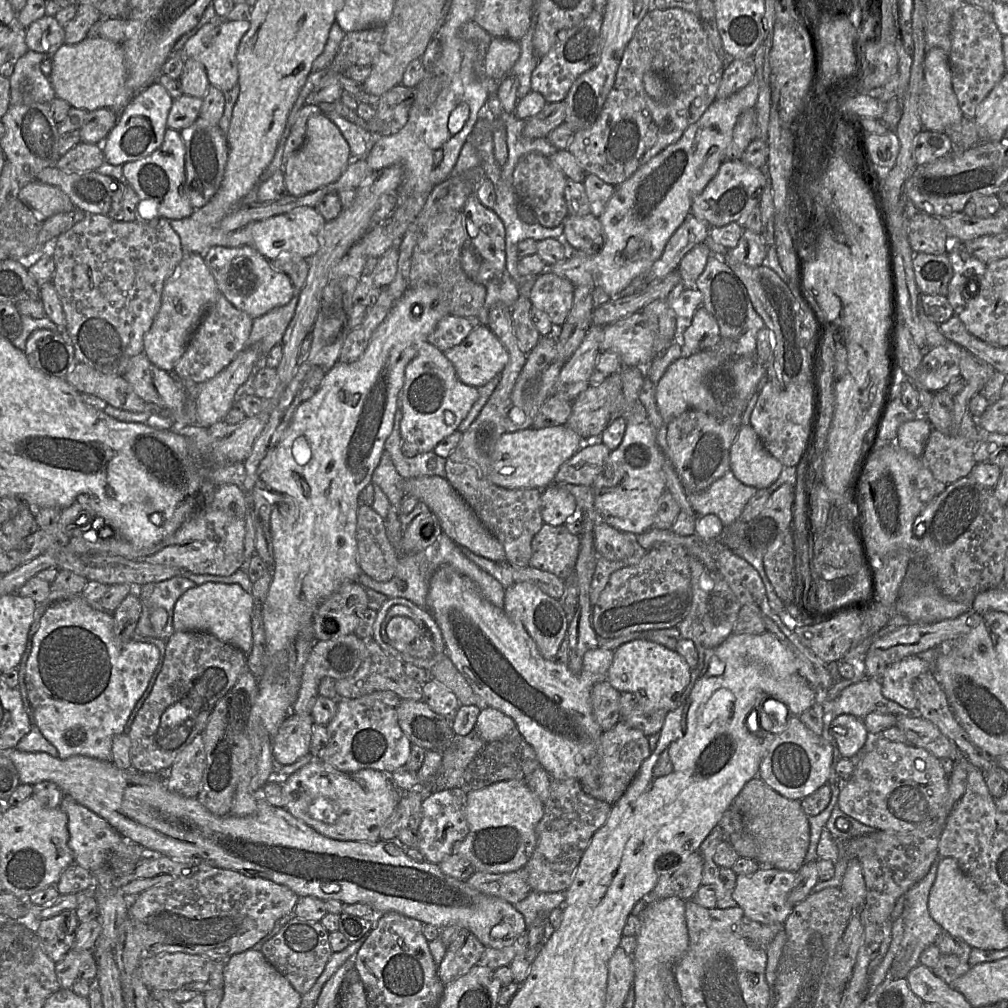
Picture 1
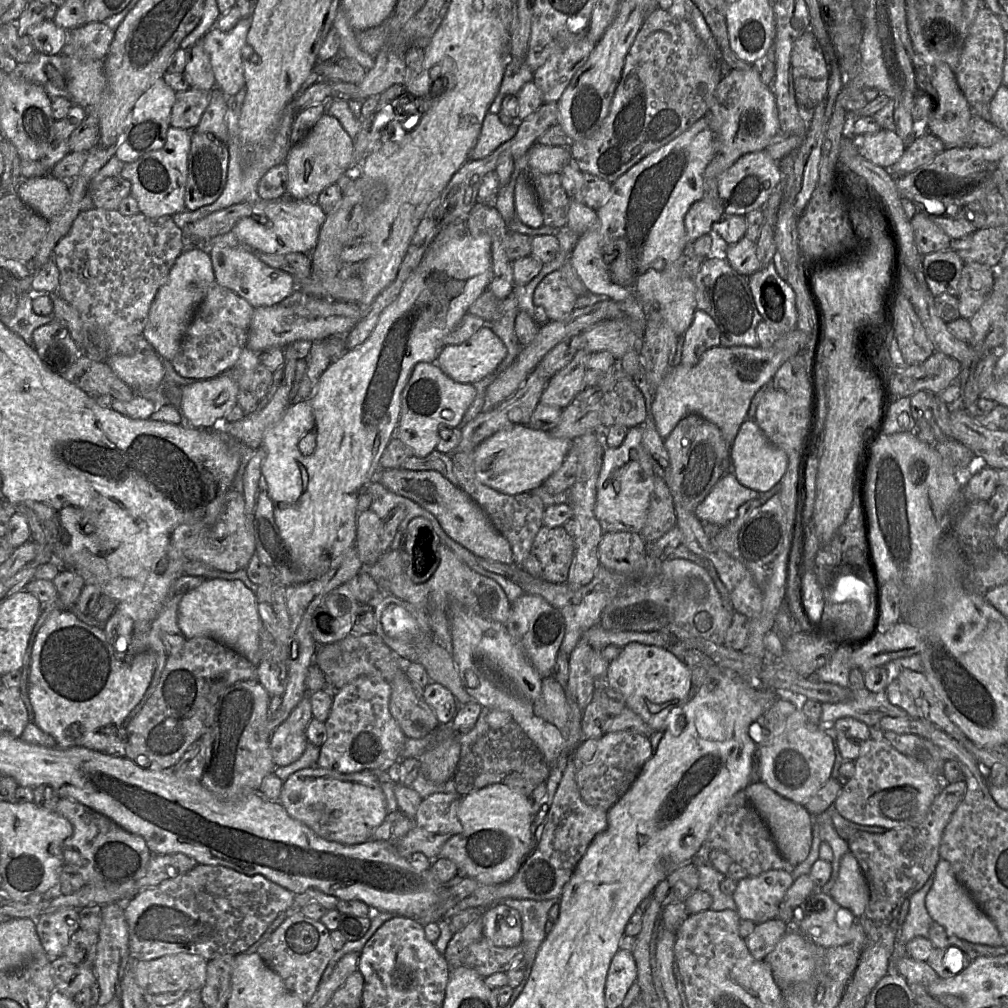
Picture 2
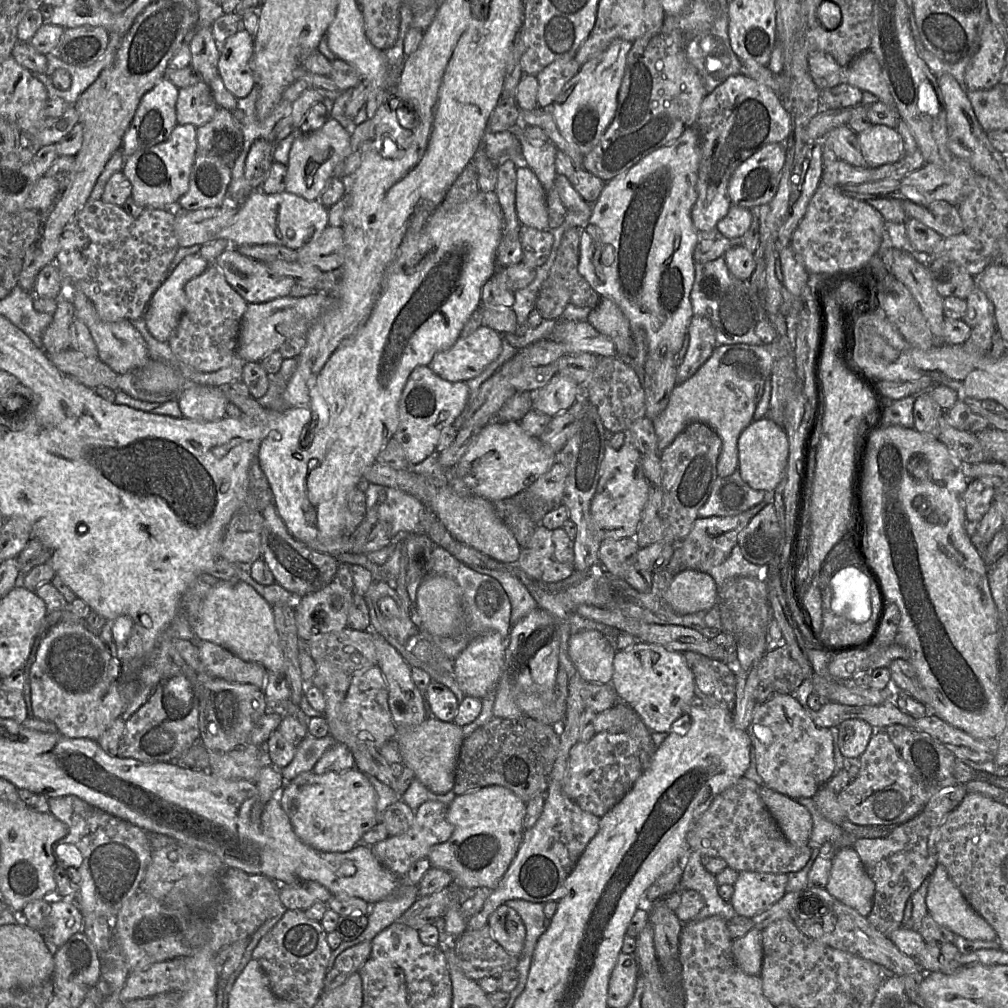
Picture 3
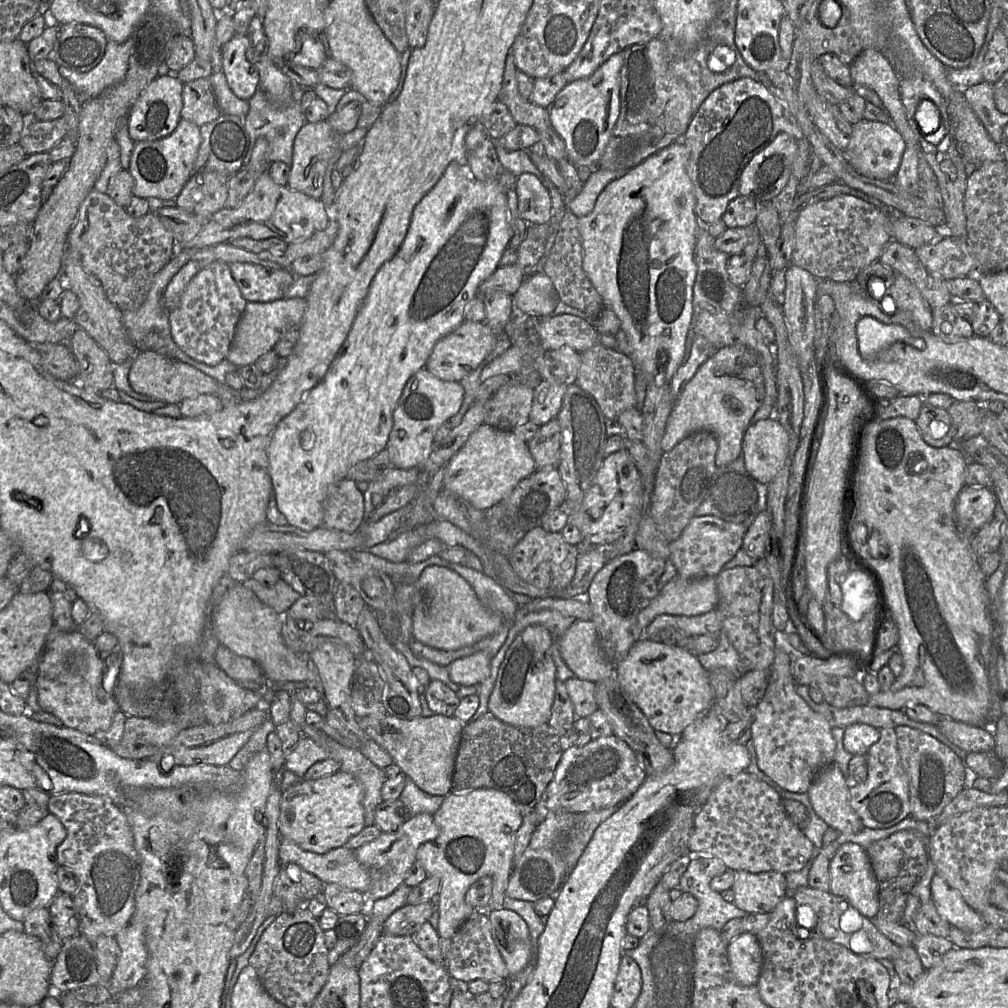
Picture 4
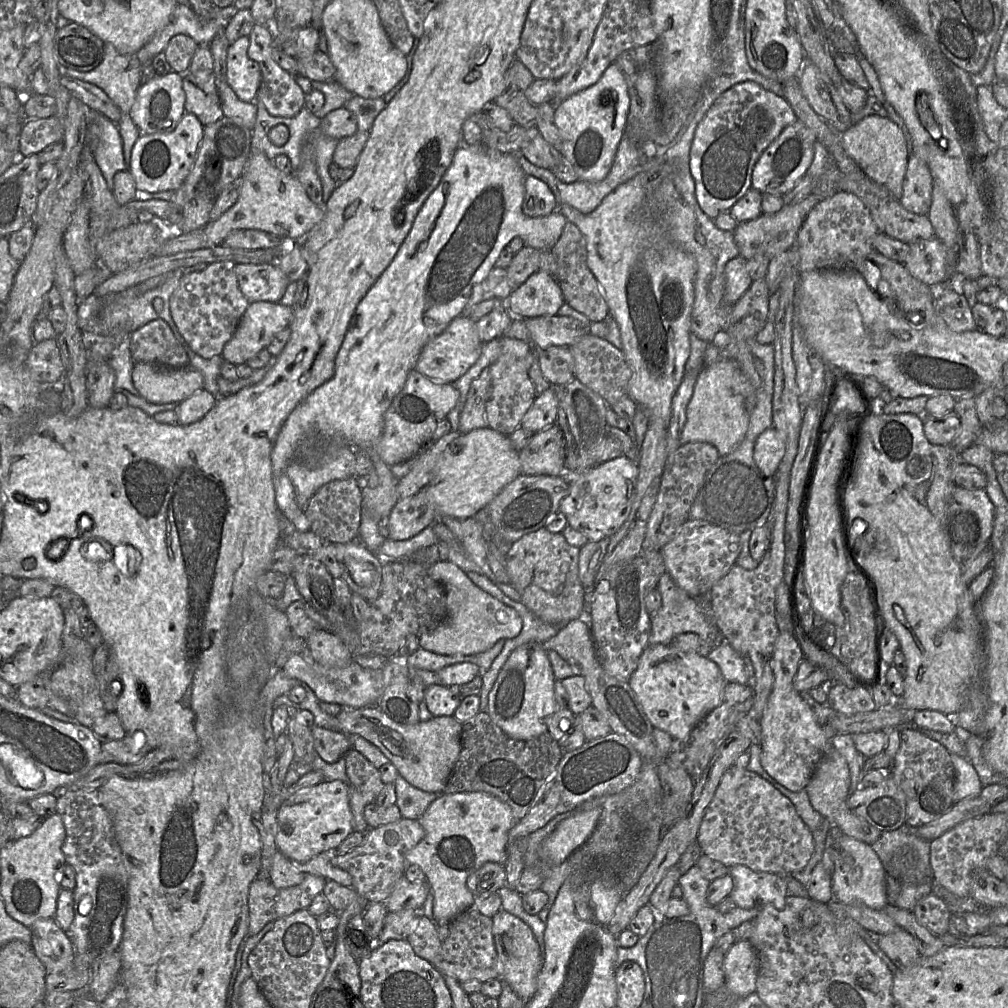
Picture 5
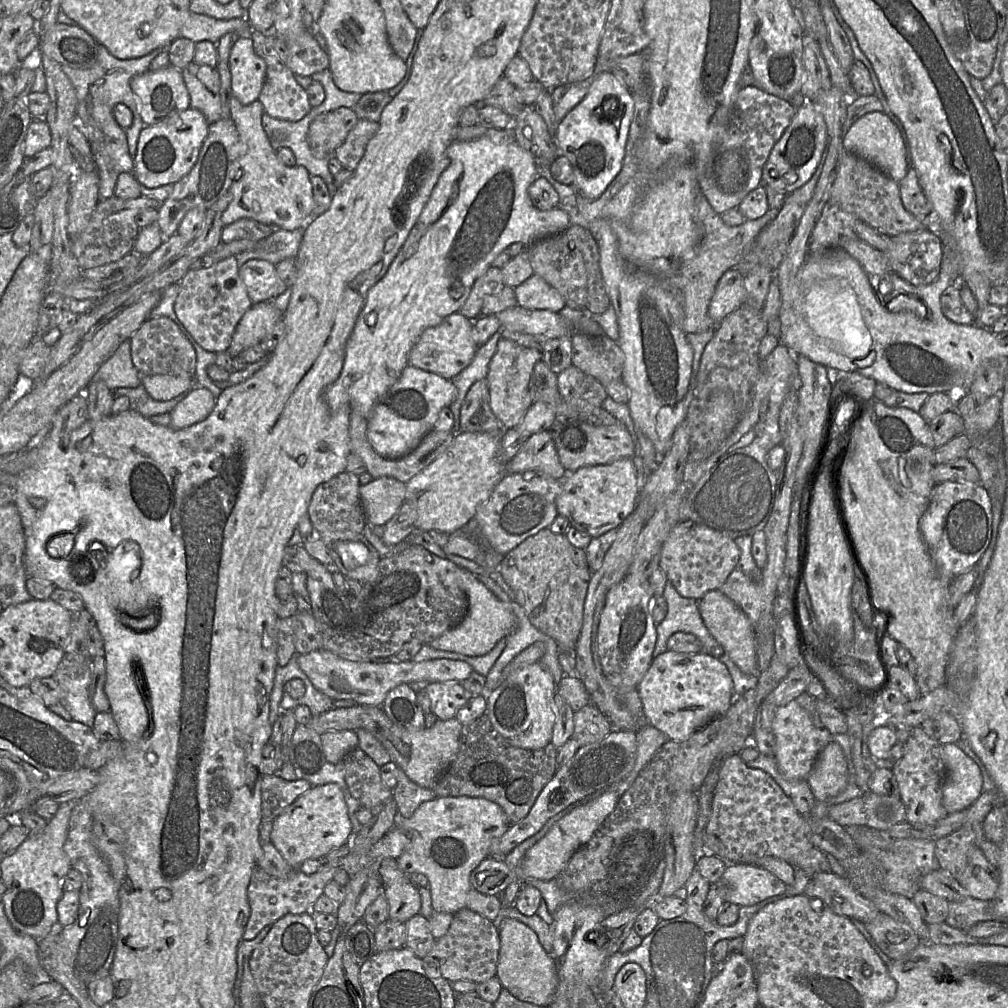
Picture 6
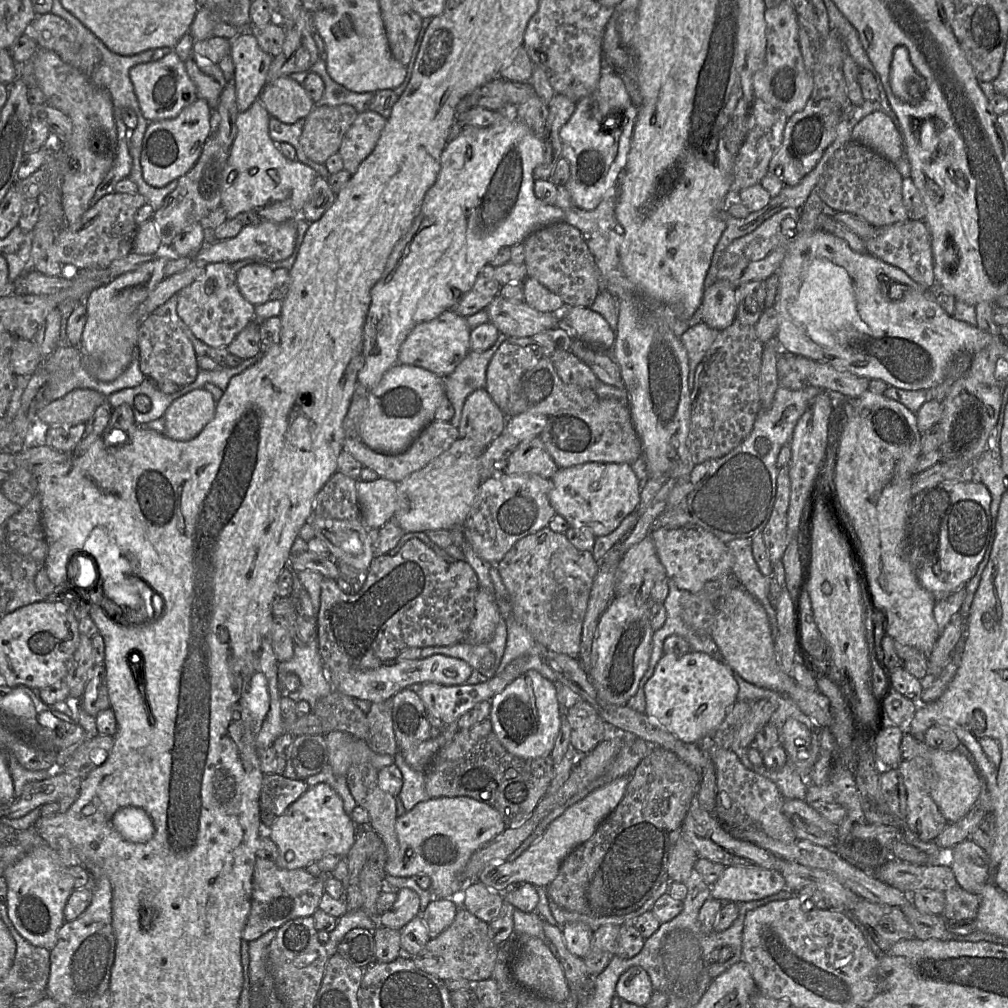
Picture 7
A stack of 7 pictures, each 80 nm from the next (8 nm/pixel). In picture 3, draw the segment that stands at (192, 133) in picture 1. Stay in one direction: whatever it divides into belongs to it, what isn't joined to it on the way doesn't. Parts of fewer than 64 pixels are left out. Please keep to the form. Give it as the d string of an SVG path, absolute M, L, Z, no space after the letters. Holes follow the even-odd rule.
M197 149L188 190L177 202L184 210L220 207L230 180L230 167L216 156L201 155Z

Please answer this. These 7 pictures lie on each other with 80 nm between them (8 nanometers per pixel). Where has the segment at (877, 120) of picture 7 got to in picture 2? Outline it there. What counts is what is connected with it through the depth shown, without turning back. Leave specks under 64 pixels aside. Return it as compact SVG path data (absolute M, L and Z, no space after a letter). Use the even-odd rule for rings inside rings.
M881 129L879 132L858 136L863 156L876 165L891 168L906 151L906 143L896 131Z

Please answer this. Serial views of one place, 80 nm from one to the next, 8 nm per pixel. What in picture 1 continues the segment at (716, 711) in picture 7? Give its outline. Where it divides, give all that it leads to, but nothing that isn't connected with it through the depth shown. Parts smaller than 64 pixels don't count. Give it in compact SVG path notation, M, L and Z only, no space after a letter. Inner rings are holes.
M643 639L624 643L614 651L606 678L617 691L633 693L638 705L645 710L663 709L667 712L677 709L683 703L681 697L690 679L691 668L677 651Z

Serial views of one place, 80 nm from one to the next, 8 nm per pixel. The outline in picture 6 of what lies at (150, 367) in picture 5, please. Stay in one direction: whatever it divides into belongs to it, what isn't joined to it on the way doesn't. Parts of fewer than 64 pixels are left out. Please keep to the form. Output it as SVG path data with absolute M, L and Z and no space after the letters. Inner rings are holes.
M142 375L141 385L143 385L147 393L157 401L171 400L184 392L189 392L196 387L195 375L191 377L181 377L174 375Z

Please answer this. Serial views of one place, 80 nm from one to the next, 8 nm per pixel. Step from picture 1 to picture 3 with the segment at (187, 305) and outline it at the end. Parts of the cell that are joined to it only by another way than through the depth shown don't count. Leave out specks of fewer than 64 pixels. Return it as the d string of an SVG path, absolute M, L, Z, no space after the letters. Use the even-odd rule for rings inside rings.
M200 254L186 256L153 293L144 312L150 334L168 342L178 326L186 306L186 283L201 275L211 264Z

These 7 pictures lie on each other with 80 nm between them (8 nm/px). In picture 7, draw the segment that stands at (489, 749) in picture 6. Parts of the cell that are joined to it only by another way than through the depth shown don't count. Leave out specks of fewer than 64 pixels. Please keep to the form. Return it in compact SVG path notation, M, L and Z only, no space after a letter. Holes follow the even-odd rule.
M489 718L472 727L458 730L452 740L433 757L425 771L425 789L431 798L470 797L496 809L507 828L525 822L546 794L554 771L552 756L524 759L509 753L496 736Z

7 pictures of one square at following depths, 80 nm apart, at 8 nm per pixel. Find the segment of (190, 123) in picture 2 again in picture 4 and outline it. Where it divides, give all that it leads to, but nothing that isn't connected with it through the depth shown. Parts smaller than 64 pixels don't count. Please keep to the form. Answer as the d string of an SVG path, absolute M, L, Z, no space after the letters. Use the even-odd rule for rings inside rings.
M209 77L184 83L182 99L181 119L199 127L214 121L221 114Z

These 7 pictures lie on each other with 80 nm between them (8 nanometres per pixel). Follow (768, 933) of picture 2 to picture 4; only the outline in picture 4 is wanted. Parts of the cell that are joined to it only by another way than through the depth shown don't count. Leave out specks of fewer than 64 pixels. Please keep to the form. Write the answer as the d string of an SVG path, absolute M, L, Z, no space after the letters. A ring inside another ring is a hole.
M744 932L727 949L731 969L743 986L756 985L762 969L762 950L753 933Z

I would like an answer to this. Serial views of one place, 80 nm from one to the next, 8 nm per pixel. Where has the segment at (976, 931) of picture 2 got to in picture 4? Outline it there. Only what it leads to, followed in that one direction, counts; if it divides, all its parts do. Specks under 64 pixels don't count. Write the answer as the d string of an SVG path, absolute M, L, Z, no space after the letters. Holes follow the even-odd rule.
M937 873L931 880L931 901L951 926L963 931L976 932L987 924L981 913L970 907L960 892L950 887Z

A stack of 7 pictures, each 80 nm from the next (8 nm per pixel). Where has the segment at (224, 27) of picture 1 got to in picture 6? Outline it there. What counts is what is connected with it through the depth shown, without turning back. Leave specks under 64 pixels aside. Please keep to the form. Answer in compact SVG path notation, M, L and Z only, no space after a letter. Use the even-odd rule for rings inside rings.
M240 37L229 56L232 93L243 105L258 100L266 77L266 62L253 48L251 38Z

